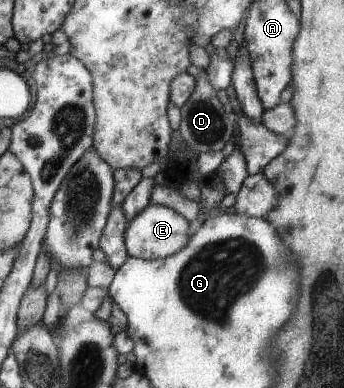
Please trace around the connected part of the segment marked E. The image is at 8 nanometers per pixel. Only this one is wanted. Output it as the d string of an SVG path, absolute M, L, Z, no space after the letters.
M148 204L138 215L134 215L124 229L124 247L127 255L143 260L162 259L186 245L188 220L169 207Z

